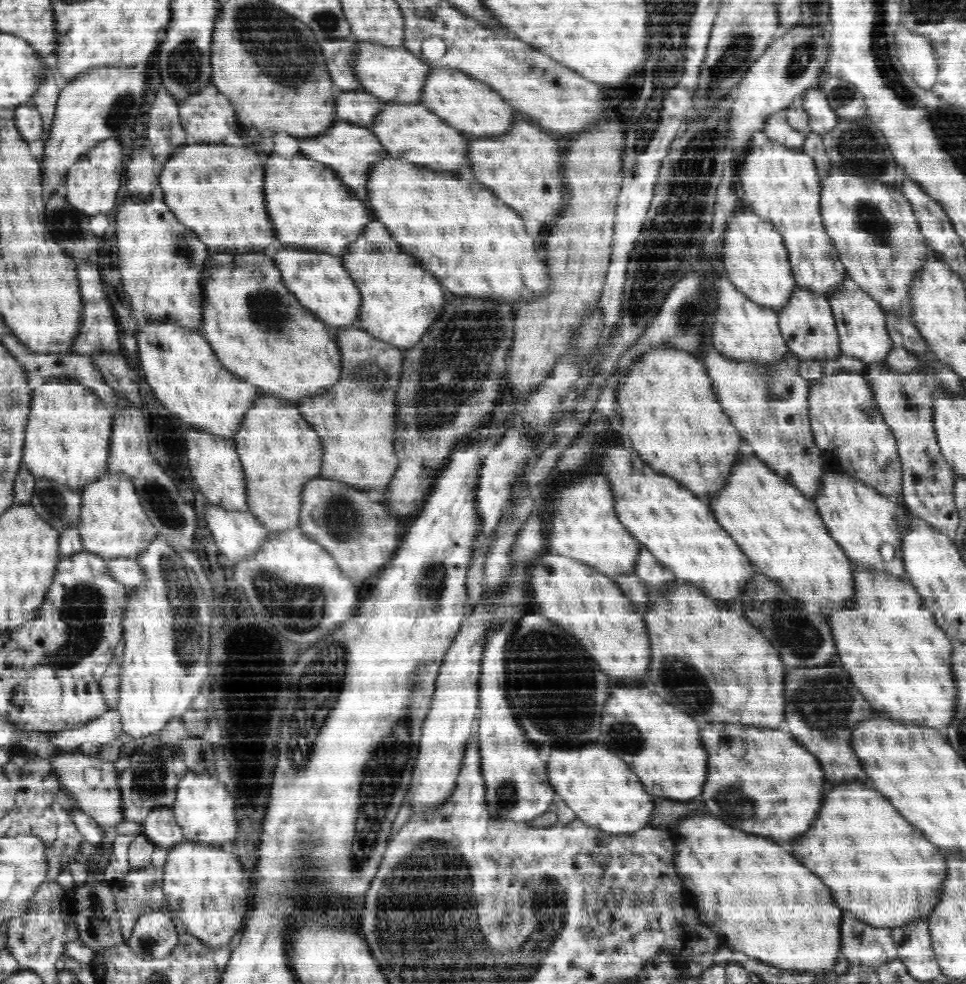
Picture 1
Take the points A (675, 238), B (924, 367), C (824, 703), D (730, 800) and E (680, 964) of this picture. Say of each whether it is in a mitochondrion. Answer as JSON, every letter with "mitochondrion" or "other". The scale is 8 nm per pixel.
{"A":"mitochondrion","B":"other","C":"mitochondrion","D":"mitochondrion","E":"other"}

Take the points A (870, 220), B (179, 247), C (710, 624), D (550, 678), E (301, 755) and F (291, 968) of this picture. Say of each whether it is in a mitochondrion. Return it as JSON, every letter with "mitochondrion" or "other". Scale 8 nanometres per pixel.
{"A":"mitochondrion","B":"mitochondrion","C":"other","D":"mitochondrion","E":"mitochondrion","F":"other"}

